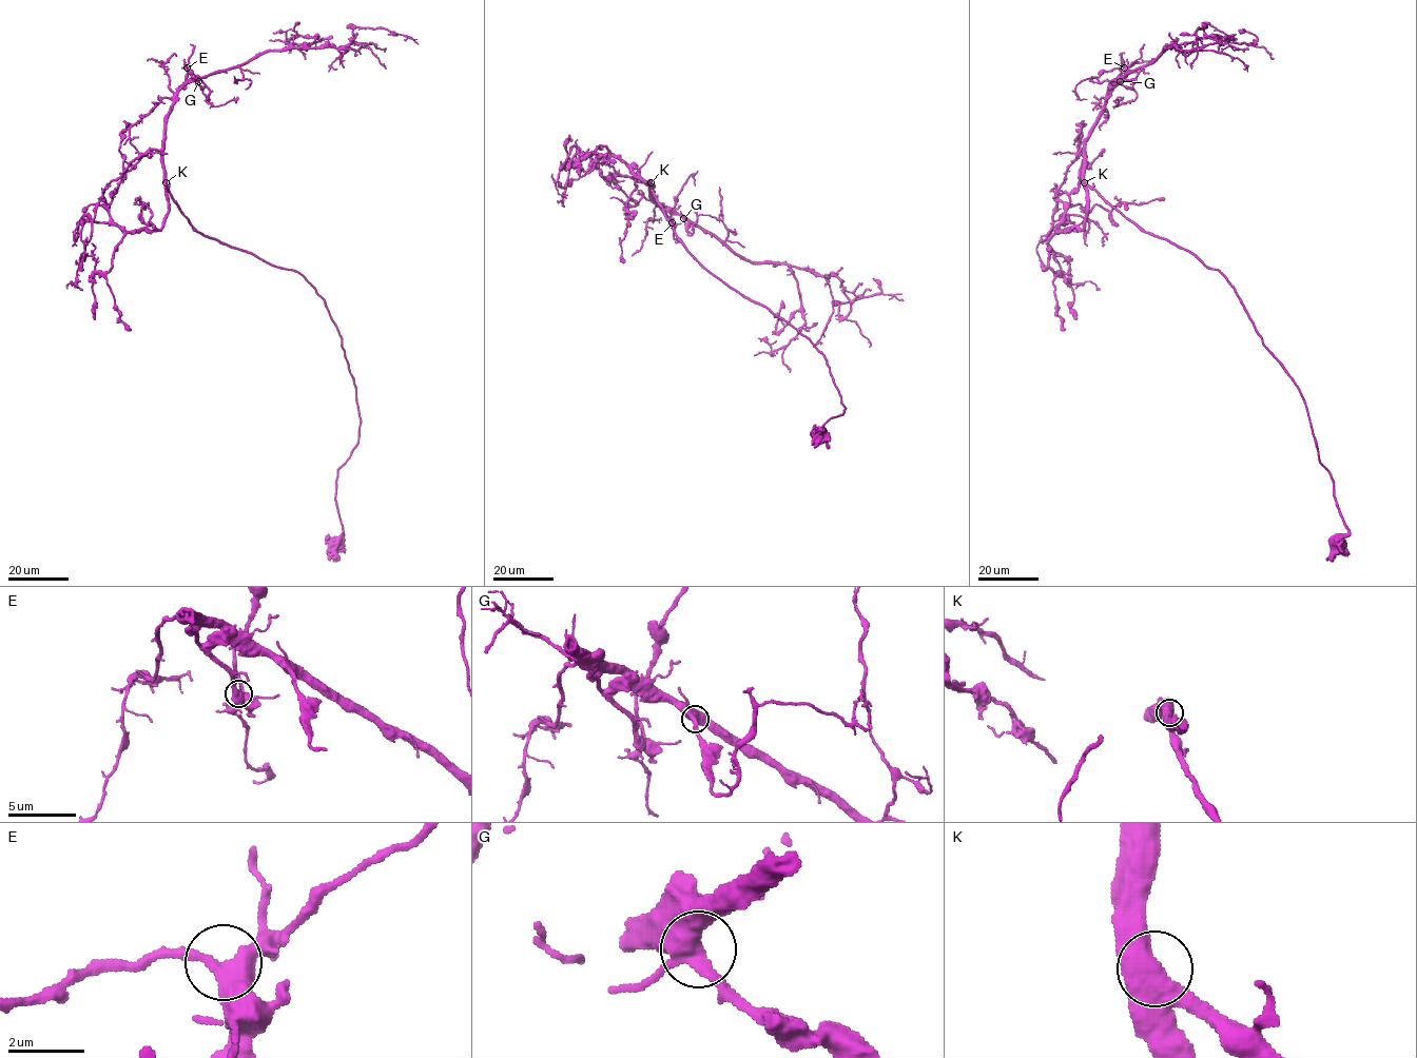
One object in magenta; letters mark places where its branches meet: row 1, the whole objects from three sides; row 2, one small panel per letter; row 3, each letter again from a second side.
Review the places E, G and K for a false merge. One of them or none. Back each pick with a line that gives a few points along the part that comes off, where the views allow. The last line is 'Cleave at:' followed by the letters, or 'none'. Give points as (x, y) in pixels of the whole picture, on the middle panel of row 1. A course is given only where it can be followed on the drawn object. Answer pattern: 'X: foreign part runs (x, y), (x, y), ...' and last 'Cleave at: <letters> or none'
Cleave at: none

